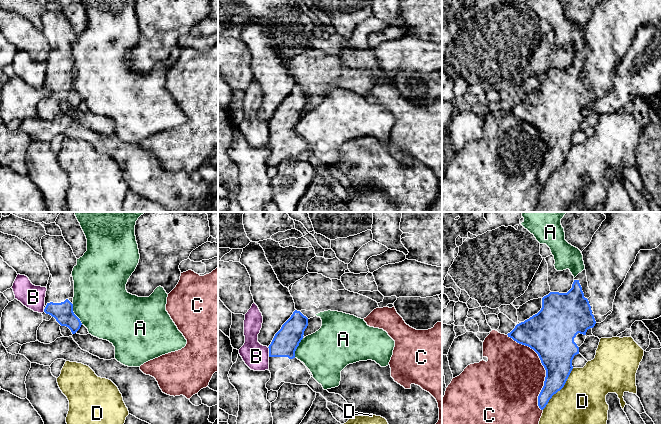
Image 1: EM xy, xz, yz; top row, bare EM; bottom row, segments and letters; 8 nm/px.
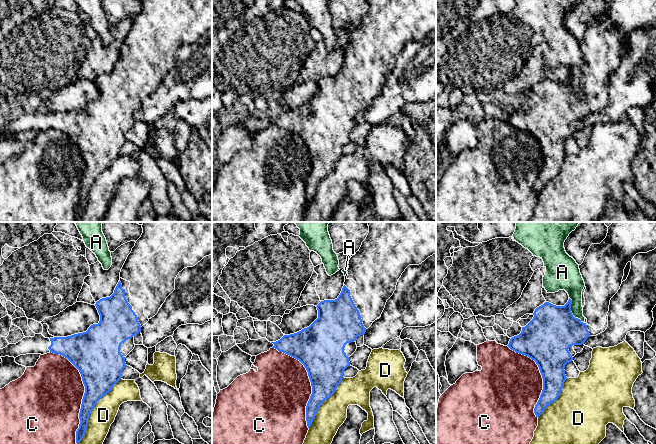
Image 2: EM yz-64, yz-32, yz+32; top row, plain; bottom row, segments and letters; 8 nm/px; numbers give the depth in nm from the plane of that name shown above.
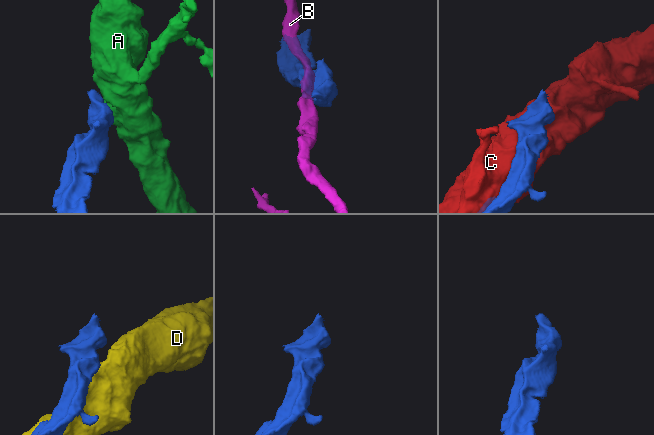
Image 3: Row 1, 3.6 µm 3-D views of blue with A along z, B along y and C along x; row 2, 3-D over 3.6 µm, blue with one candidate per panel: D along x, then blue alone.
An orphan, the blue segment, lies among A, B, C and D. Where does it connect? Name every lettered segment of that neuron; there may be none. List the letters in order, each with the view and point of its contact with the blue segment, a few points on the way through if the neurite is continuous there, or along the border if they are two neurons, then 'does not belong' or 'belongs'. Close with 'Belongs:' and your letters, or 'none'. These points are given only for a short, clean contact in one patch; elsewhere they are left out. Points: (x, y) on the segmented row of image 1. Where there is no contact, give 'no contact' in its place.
A: meets blue in xy at (74, 314); border along xy (72, 304), (72, 310), (82, 324); does not belong
B: meets blue in xz at (269, 352); does not belong
C: meets blue in yz at (544, 367); does not belong
D: meets blue in yz at (560, 389); does not belong
Belongs: none

